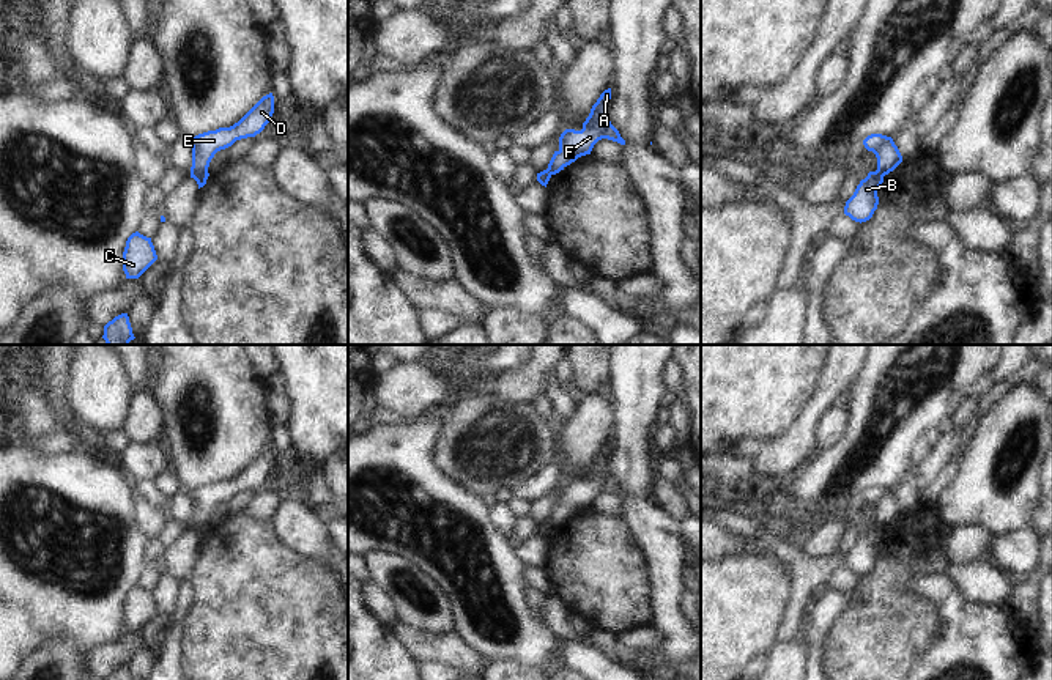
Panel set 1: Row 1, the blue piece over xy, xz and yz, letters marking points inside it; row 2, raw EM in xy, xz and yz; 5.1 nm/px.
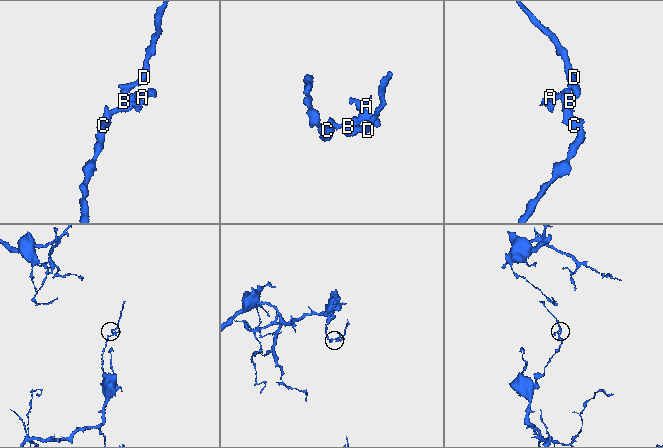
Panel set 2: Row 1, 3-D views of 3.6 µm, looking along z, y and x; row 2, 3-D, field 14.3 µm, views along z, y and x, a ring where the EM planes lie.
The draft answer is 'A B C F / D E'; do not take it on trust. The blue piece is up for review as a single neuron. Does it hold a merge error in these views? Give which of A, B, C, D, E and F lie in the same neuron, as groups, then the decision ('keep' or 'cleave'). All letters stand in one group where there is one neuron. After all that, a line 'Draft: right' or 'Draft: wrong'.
A B C F / D E; cleave
Draft: right

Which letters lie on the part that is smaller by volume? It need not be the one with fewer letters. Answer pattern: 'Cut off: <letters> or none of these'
Cut off: D, E

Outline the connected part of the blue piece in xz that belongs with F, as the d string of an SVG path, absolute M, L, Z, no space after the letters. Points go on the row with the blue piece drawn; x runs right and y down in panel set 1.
M611 88L605 90L597 102L592 105L589 116L583 123L581 131L565 129L559 137L559 150L554 151L548 170L556 175L578 157L591 154L594 145L608 139L625 145L619 131L608 118L608 102L611 99Z

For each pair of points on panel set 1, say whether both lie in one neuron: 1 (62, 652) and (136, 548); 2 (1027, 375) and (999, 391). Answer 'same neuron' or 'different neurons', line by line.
1: different neurons
2: same neuron

